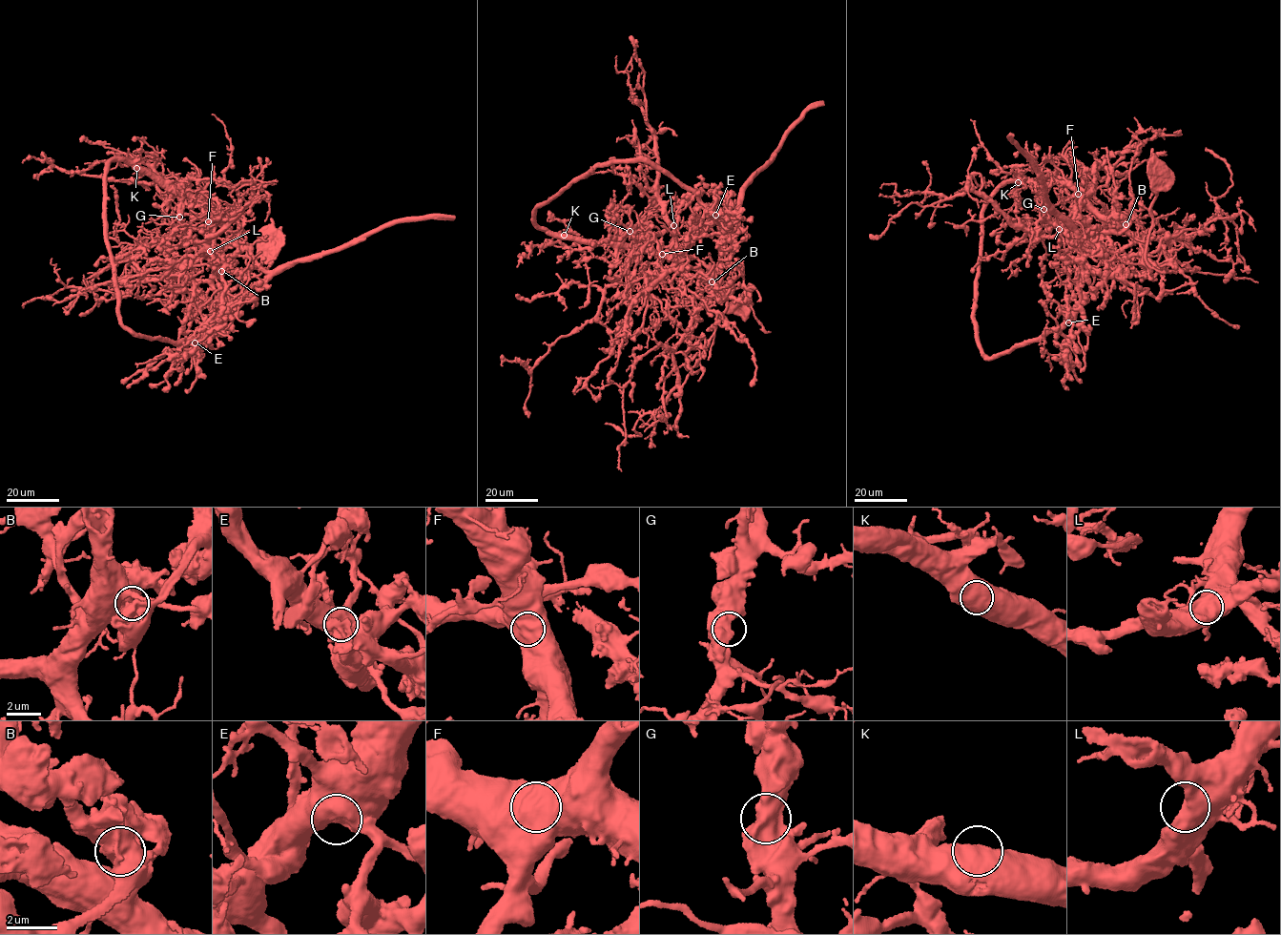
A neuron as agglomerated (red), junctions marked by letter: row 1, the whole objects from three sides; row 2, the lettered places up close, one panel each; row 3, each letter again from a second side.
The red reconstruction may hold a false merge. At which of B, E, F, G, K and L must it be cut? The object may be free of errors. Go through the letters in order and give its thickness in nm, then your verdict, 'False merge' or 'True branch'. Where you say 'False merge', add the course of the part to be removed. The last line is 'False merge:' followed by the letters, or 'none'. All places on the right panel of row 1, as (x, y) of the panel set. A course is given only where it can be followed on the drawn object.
B: Thickness 800 nm. False merge. Course of the part to remove: (1126, 224), (1105, 234), (1076, 212), (1084, 264), (1108, 278), (1164, 238), (1189, 239), (1213, 226)
E: Thickness 800 nm. True branch
F: Thickness 750 nm. True branch
G: Thickness 850 nm. True branch
K: Thickness 800 nm. True branch
L: Thickness 800 nm. True branch
False merge: B

